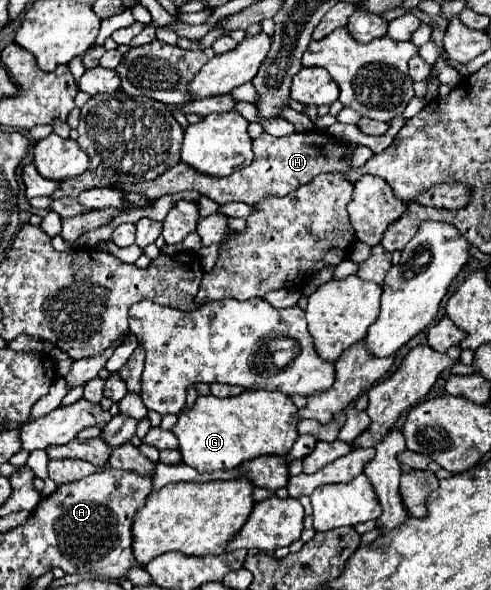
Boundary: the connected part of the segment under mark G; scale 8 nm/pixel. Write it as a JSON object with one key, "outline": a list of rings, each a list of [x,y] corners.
{"outline":[[[244,391],[238,397],[218,399],[214,395],[198,395],[196,405],[188,413],[178,415],[178,423],[172,433],[180,441],[182,461],[194,467],[198,473],[212,473],[216,469],[236,469],[248,459],[262,455],[286,455],[298,437],[298,407],[292,399],[280,391]]]}

